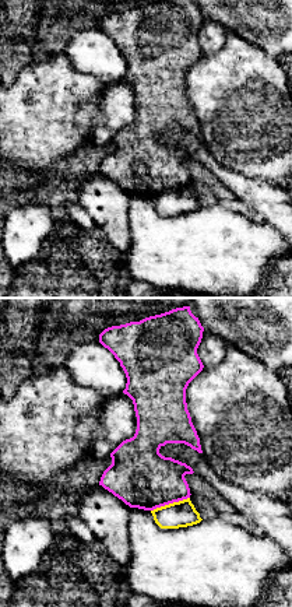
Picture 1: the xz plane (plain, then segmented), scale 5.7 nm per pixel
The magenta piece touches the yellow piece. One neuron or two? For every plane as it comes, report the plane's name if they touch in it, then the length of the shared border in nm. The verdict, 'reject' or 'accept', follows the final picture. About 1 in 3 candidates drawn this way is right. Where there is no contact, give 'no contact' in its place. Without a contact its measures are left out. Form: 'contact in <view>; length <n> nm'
contact in xz; length 240 nm

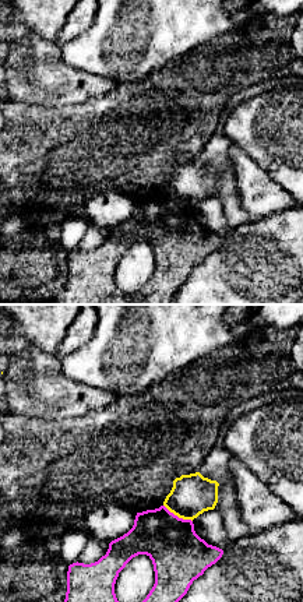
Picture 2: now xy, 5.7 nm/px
contact in xy; length 190 nm

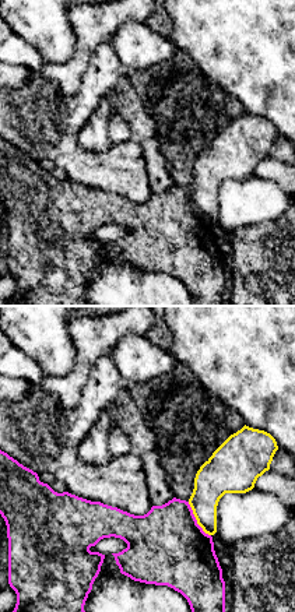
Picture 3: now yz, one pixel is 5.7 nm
contact in yz; length 240 nm

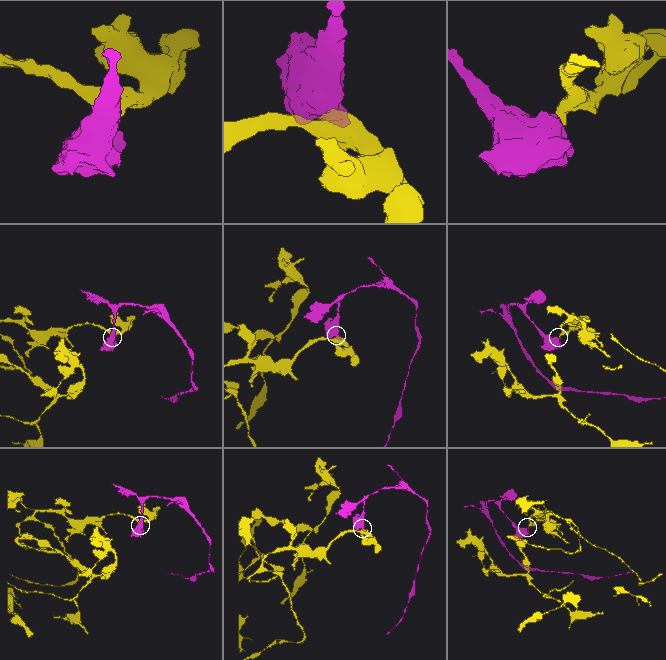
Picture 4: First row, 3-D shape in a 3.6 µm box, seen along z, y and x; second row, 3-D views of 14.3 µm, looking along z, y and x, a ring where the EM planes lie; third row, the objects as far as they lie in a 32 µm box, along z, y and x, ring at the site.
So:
reject

